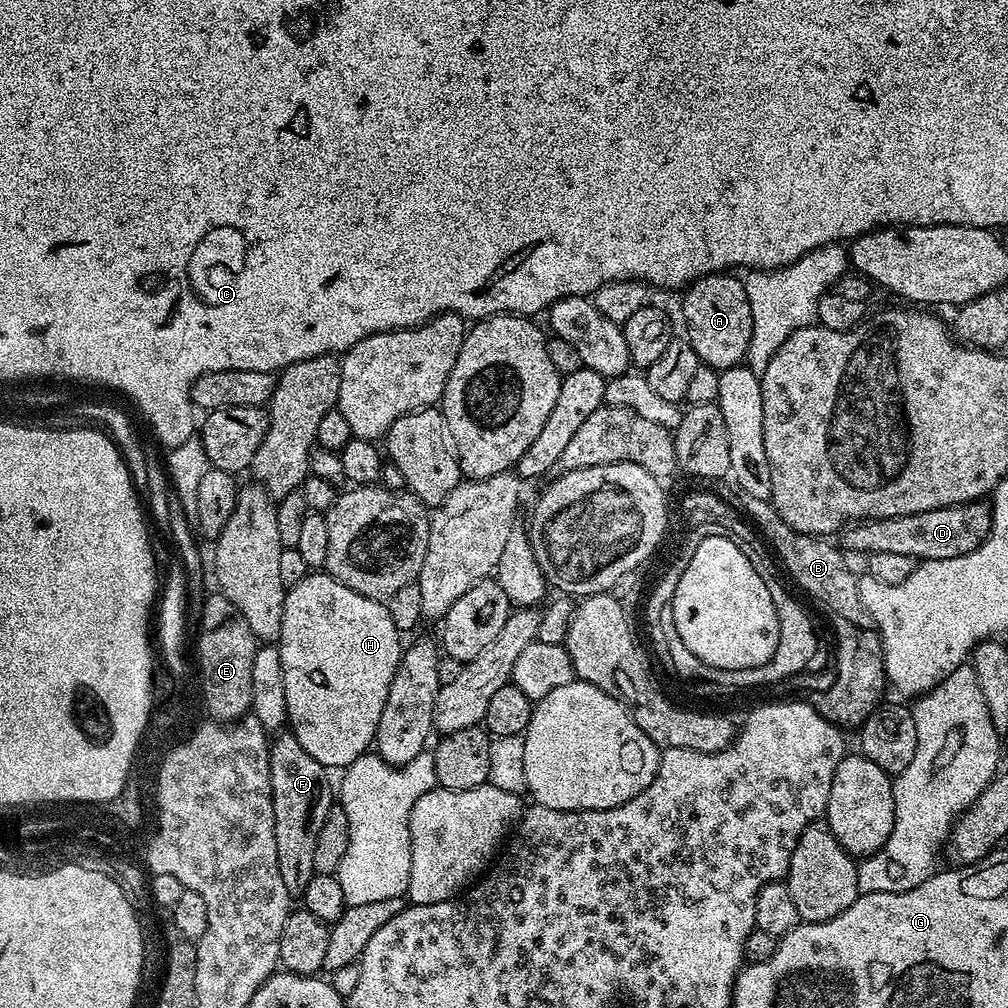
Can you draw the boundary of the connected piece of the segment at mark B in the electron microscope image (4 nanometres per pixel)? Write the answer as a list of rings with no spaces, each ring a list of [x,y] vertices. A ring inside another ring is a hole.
[[[743,494],[739,499],[741,504],[739,504],[739,507],[742,509],[743,515],[755,525],[763,539],[765,536],[772,543],[772,548],[780,555],[780,560],[784,563],[785,570],[792,575],[793,582],[806,595],[813,596],[822,607],[829,608],[833,617],[844,618],[847,622],[852,622],[854,626],[873,627],[872,619],[866,610],[866,606],[862,606],[857,573],[854,574],[848,569],[848,564],[844,561],[845,553],[835,543],[829,542],[824,538],[806,536],[803,532],[794,531],[776,513],[771,500],[754,498],[751,494]]]

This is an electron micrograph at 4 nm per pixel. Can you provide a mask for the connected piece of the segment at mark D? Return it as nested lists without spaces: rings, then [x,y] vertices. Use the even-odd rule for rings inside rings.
[[[976,500],[973,504],[955,504],[949,508],[926,510],[922,514],[852,522],[839,533],[838,544],[849,553],[906,554],[916,562],[958,558],[973,552],[992,531],[994,512],[986,505],[984,500]]]

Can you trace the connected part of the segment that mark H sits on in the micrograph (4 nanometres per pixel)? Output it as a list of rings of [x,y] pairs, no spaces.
[[[313,571],[306,578],[302,578],[302,582],[298,582],[298,586],[285,591],[282,630],[280,631],[278,647],[282,654],[282,674],[286,682],[288,724],[290,730],[298,738],[298,742],[302,742],[302,750],[306,750],[306,754],[310,754],[310,758],[314,758],[314,762],[318,762],[322,767],[329,770],[335,770],[335,768],[343,770],[350,766],[350,762],[354,762],[358,757],[365,755],[373,747],[378,730],[378,718],[382,718],[382,706],[386,706],[386,694],[390,694],[390,682],[394,682],[394,674],[400,665],[402,655],[400,640],[402,640],[402,634],[394,626],[394,621],[390,619],[387,603],[366,598],[362,594],[350,590],[350,586],[338,582],[323,571]]]

